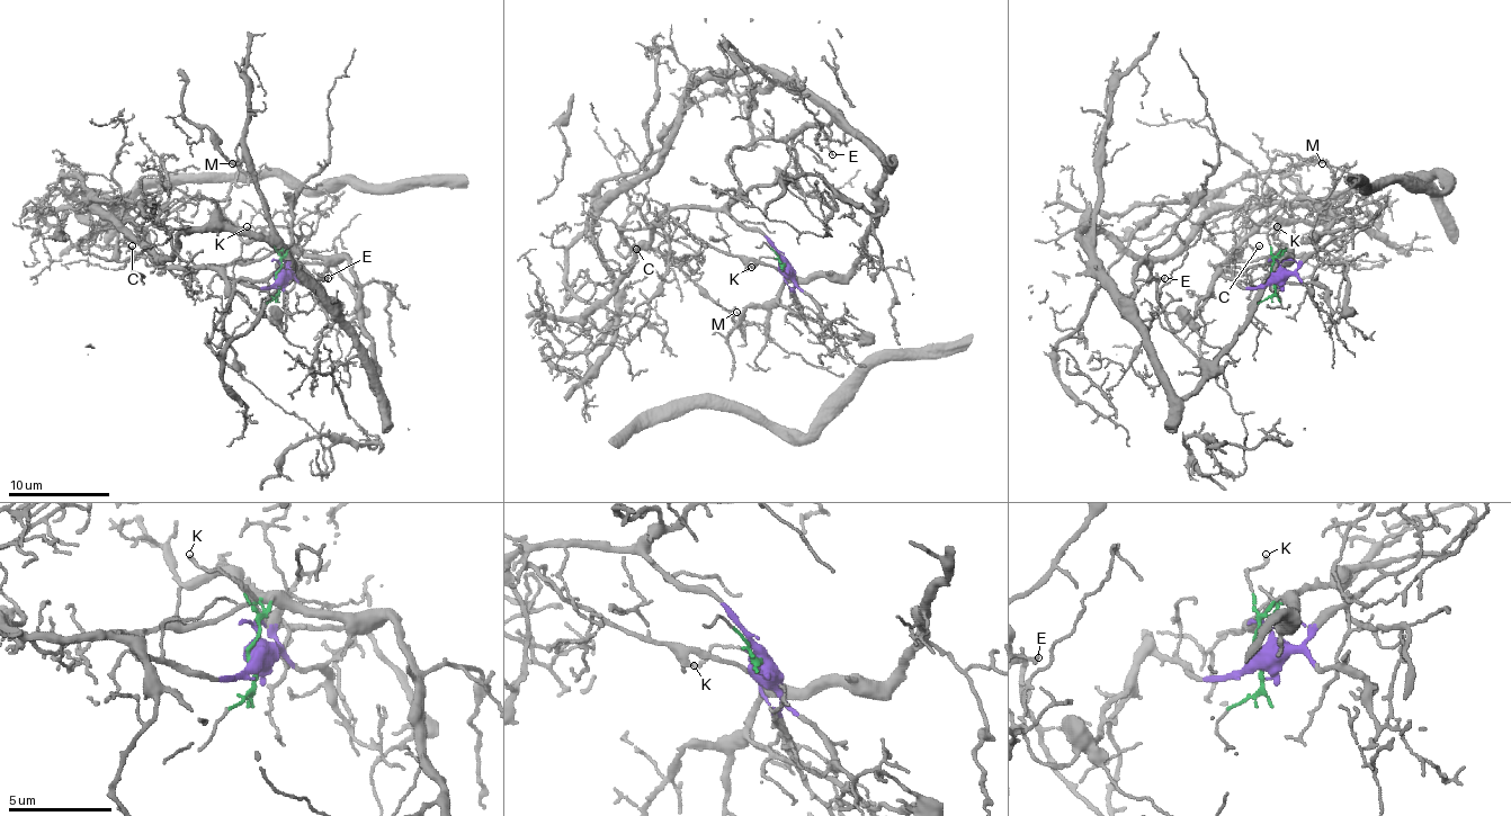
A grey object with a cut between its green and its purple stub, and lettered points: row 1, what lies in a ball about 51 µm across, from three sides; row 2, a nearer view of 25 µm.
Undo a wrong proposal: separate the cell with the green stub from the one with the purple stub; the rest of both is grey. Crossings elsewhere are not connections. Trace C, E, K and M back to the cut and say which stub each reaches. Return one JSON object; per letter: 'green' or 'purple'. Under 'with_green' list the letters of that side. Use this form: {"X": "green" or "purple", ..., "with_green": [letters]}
{"C": "purple", "E": "green", "K": "green", "M": "purple", "with_green": ["E", "K"]}

